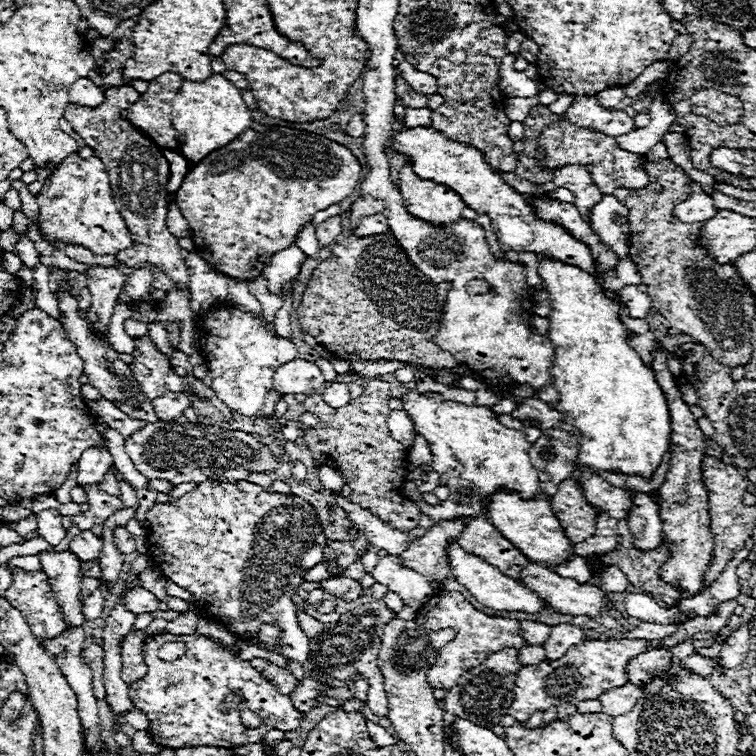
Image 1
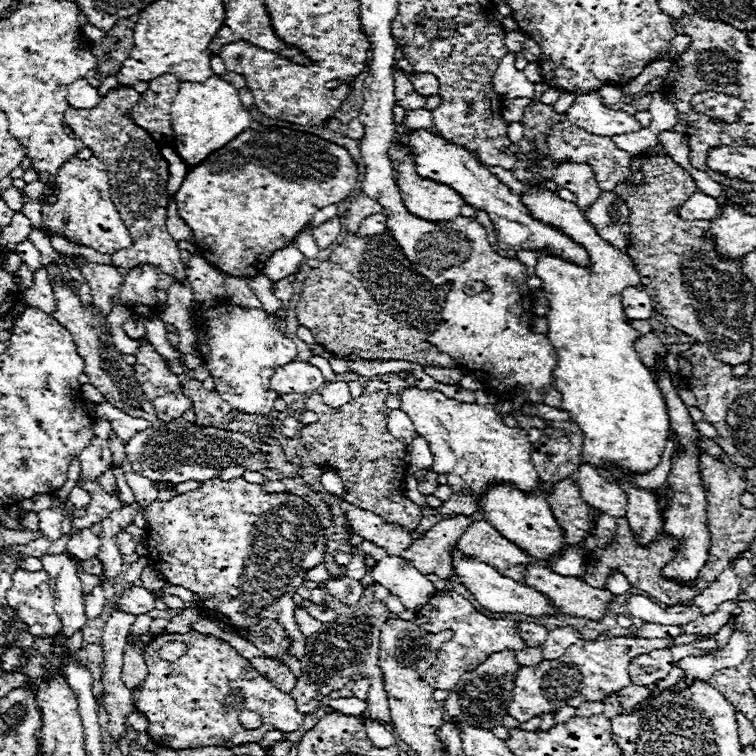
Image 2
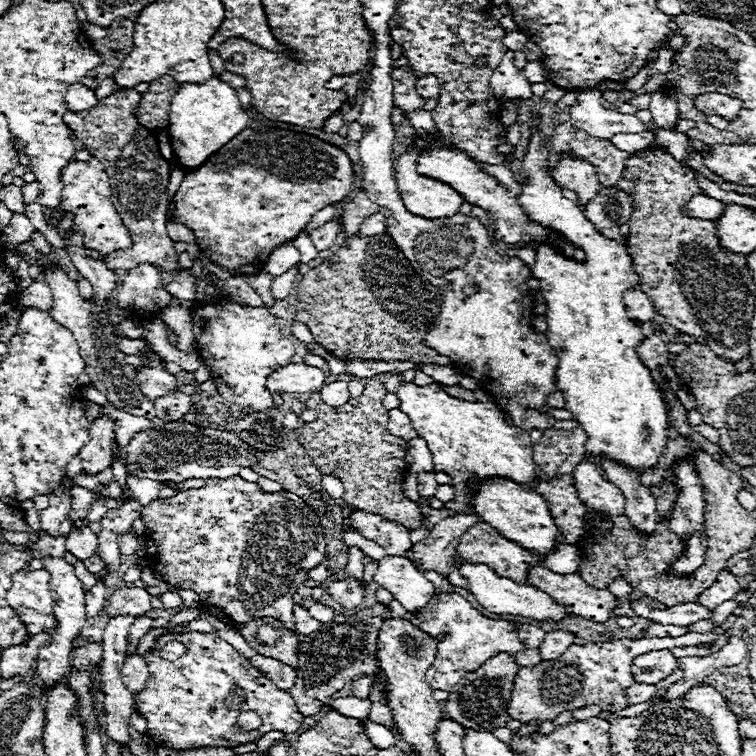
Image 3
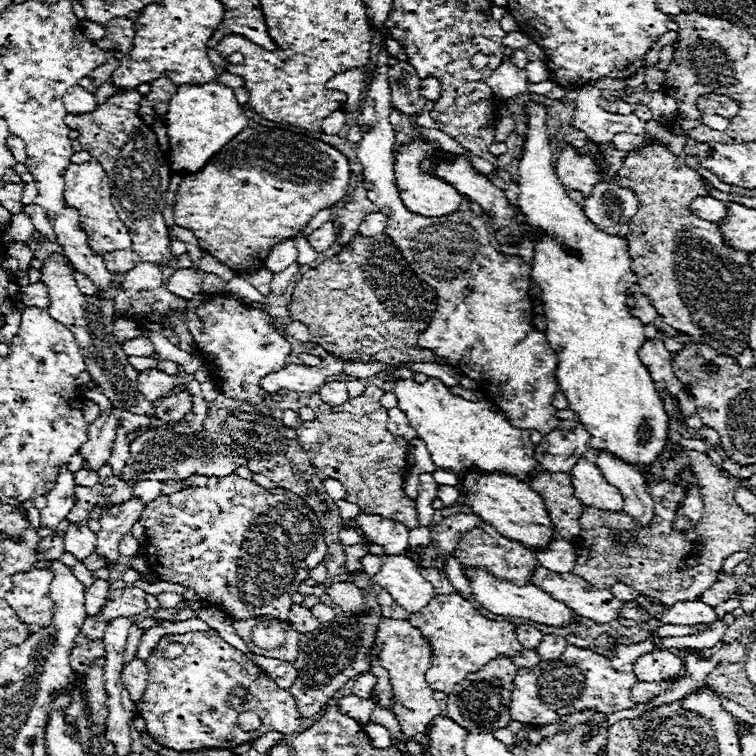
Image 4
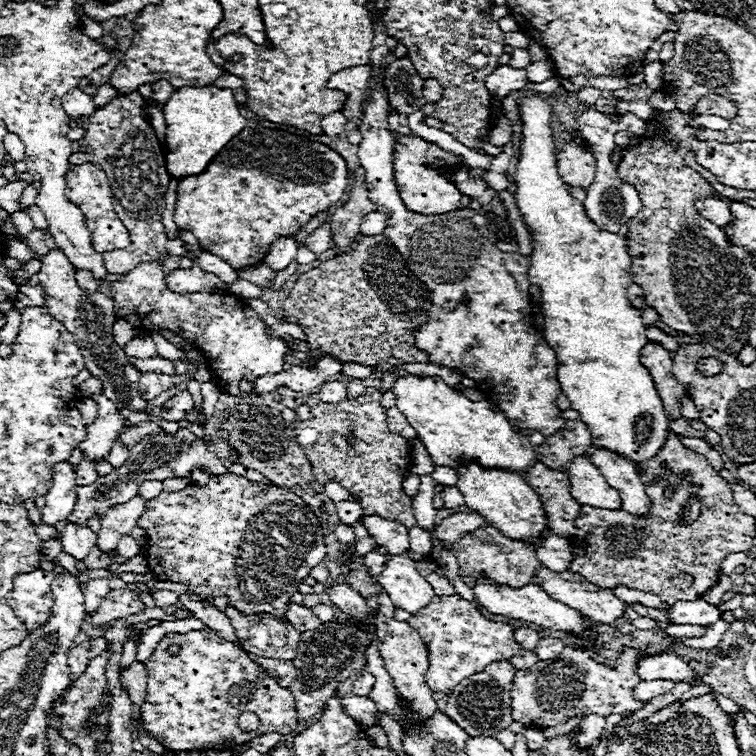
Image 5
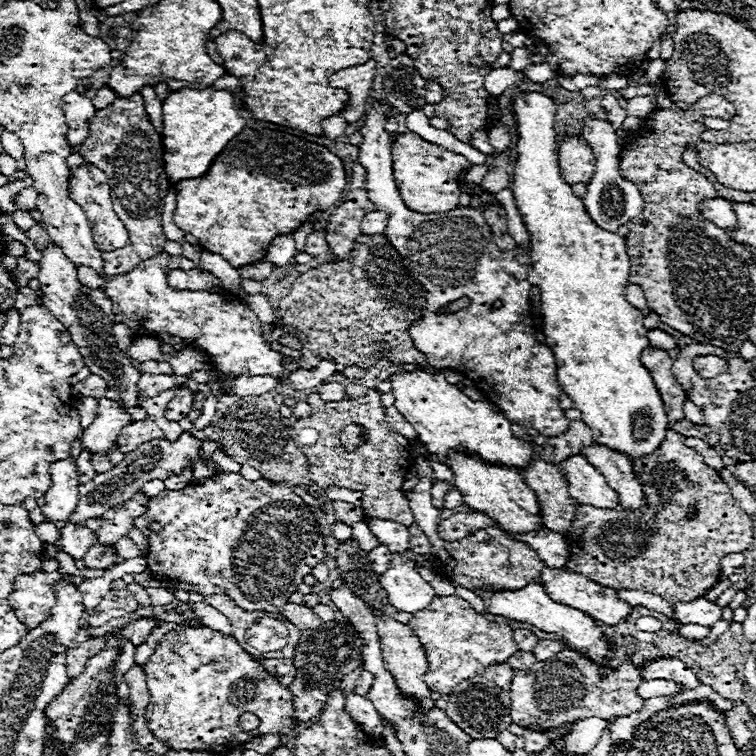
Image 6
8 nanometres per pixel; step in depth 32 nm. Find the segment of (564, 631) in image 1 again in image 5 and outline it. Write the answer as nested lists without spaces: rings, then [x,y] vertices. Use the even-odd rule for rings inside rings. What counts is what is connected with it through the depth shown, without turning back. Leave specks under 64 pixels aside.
[[[542,638],[534,648],[534,654],[538,656],[538,660],[550,660],[556,658],[564,650],[564,646],[566,644],[560,638]]]

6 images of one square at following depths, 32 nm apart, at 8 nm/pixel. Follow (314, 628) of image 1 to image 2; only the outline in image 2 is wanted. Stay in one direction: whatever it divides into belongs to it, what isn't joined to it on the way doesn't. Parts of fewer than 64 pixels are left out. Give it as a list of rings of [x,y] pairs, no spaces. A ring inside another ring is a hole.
[[[296,608],[296,624],[298,624],[298,630],[308,636],[308,634],[314,634],[322,628],[322,622],[318,622],[316,618],[312,618],[304,608]]]

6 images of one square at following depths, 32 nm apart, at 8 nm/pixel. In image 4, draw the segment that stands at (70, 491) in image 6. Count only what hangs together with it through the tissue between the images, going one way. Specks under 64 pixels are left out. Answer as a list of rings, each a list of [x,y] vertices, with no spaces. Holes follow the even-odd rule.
[[[68,464],[60,466],[58,468],[56,484],[46,494],[48,506],[40,510],[40,522],[42,522],[42,526],[48,526],[48,528],[56,530],[58,522],[66,520],[66,516],[72,510],[74,500],[76,500],[74,488],[76,488],[76,482],[74,482],[74,474],[68,470]]]

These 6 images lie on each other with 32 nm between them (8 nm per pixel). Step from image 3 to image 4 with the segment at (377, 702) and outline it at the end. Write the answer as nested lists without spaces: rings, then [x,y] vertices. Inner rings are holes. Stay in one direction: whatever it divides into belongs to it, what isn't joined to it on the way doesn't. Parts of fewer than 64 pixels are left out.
[[[376,706],[376,708],[374,708],[374,712],[372,712],[372,722],[376,722],[376,724],[384,726],[384,728],[390,732],[390,736],[392,736],[392,746],[400,750],[400,742],[402,742],[402,728],[400,728],[398,720],[394,718],[394,714],[392,714],[390,710],[382,710],[380,706]]]

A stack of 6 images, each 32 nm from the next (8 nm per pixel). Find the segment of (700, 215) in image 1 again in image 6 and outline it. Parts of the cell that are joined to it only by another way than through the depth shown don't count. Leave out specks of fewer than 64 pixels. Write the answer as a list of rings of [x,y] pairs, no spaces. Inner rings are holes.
[[[710,198],[700,204],[704,218],[714,222],[724,230],[736,230],[736,214],[732,210],[732,202],[726,198]]]

